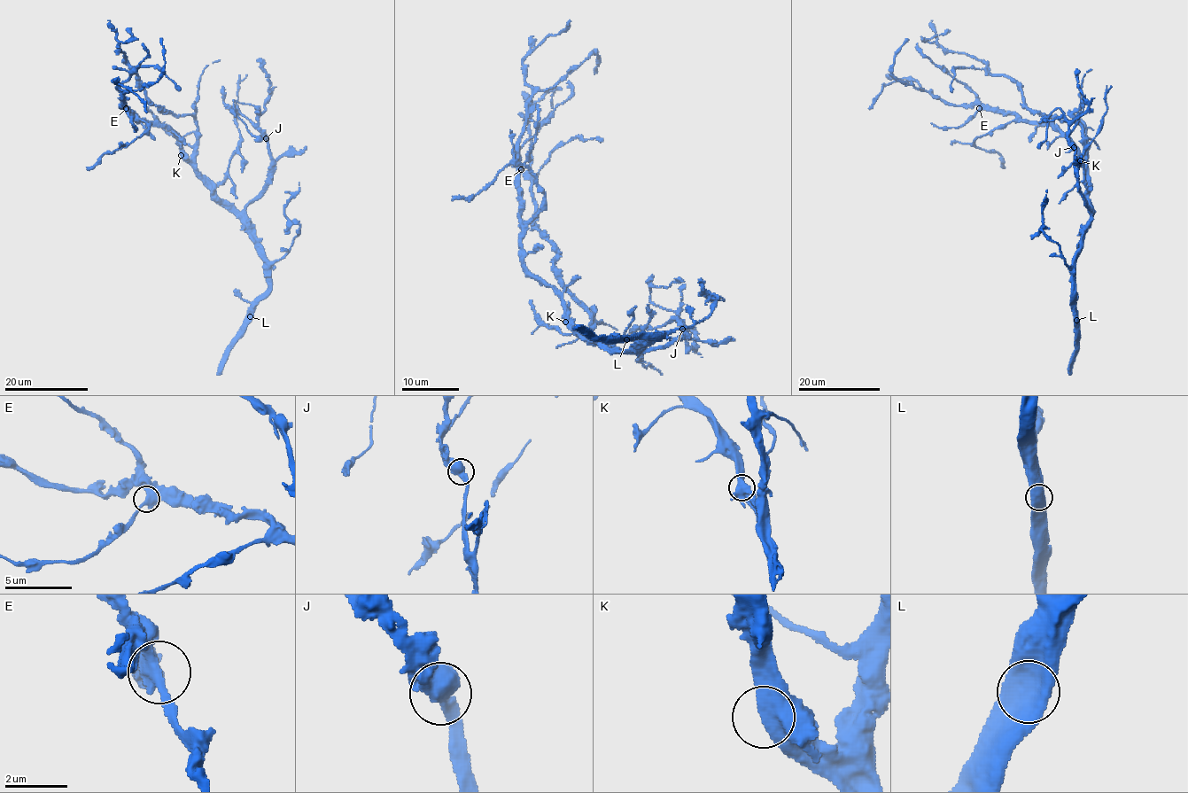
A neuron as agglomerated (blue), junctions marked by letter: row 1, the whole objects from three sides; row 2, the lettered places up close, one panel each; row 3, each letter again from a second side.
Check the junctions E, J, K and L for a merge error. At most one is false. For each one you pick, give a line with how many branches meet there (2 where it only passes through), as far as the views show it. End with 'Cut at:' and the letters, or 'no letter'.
Cut at: no letter

